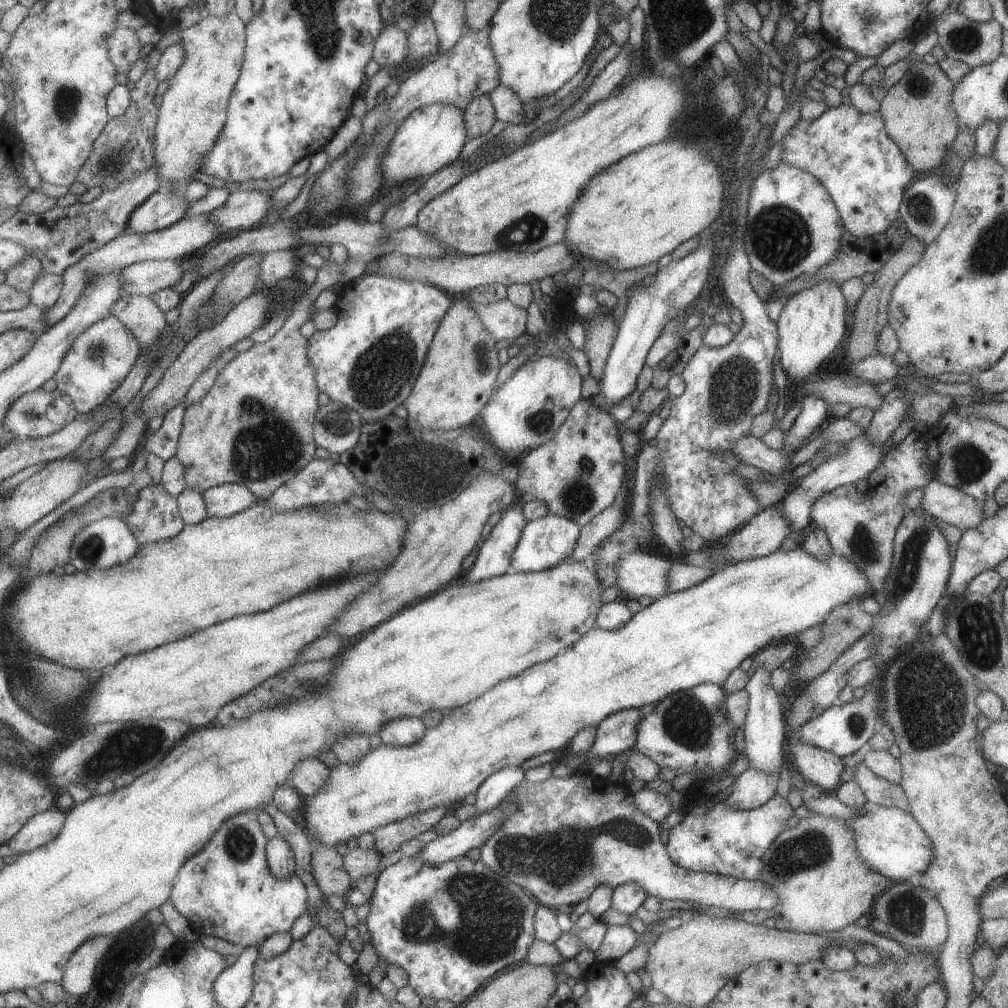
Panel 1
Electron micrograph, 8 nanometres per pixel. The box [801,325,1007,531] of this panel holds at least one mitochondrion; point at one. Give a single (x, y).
(969, 464)

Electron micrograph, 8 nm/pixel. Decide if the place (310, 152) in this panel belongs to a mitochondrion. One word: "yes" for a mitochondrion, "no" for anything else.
no

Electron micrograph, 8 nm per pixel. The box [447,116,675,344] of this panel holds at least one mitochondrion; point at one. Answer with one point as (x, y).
(529, 229)

